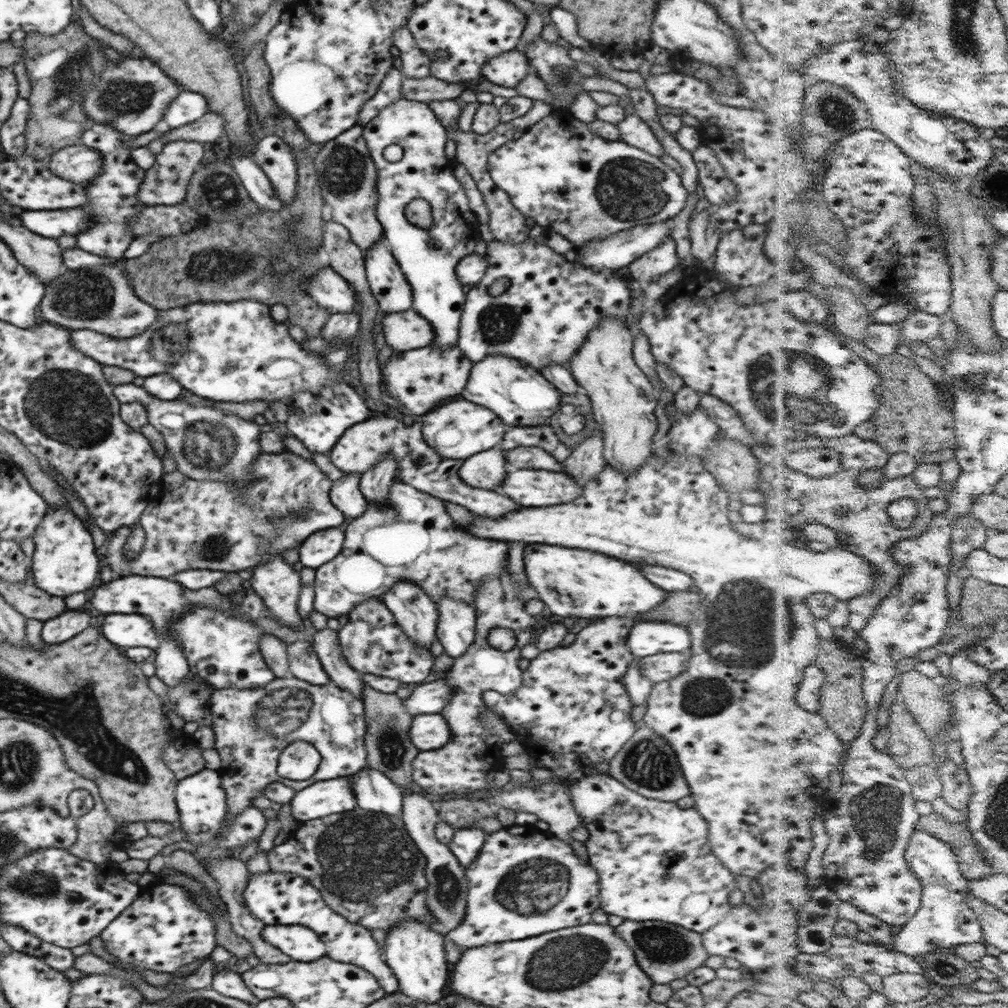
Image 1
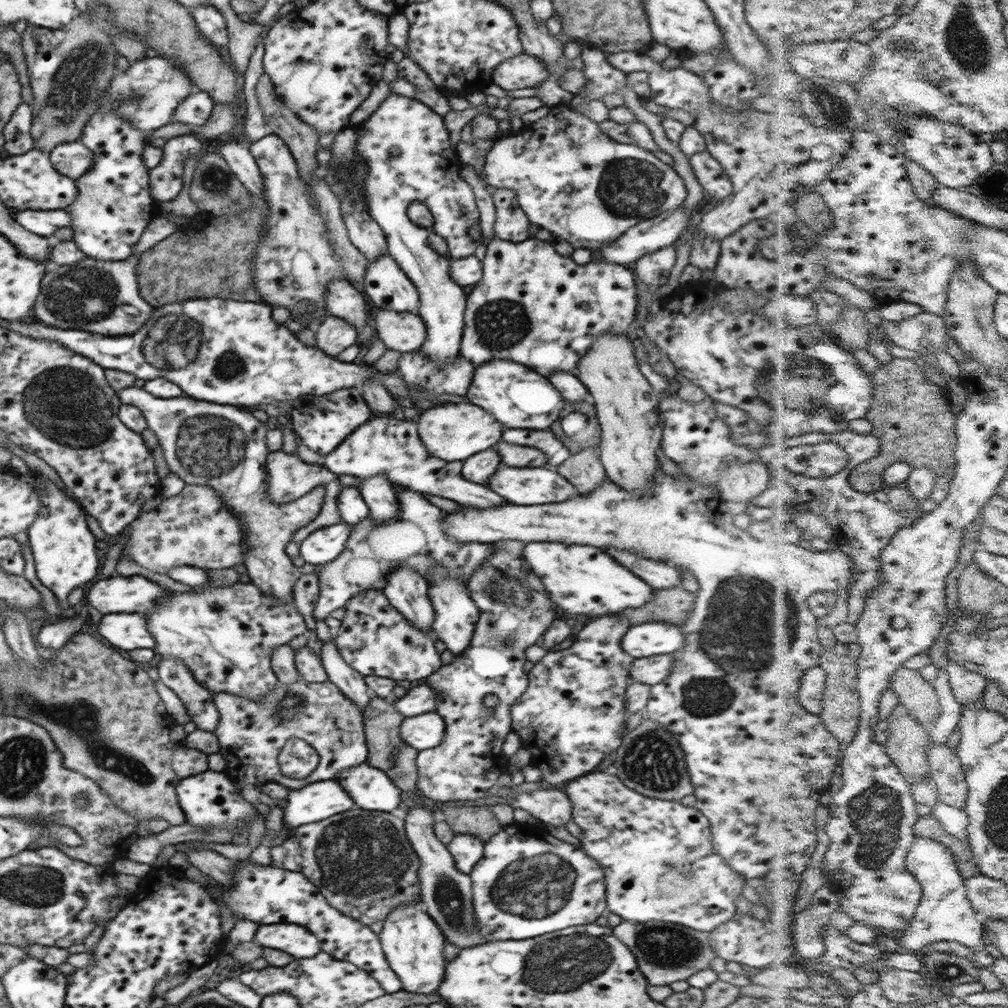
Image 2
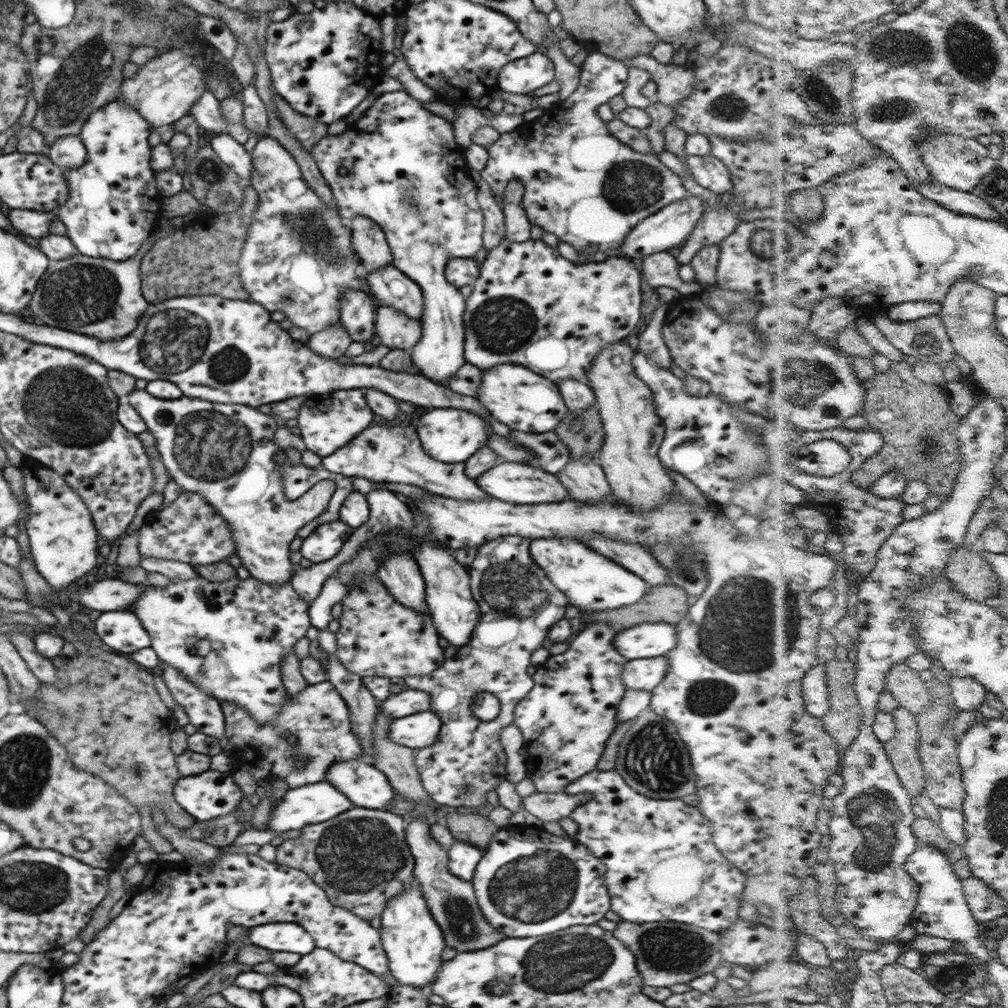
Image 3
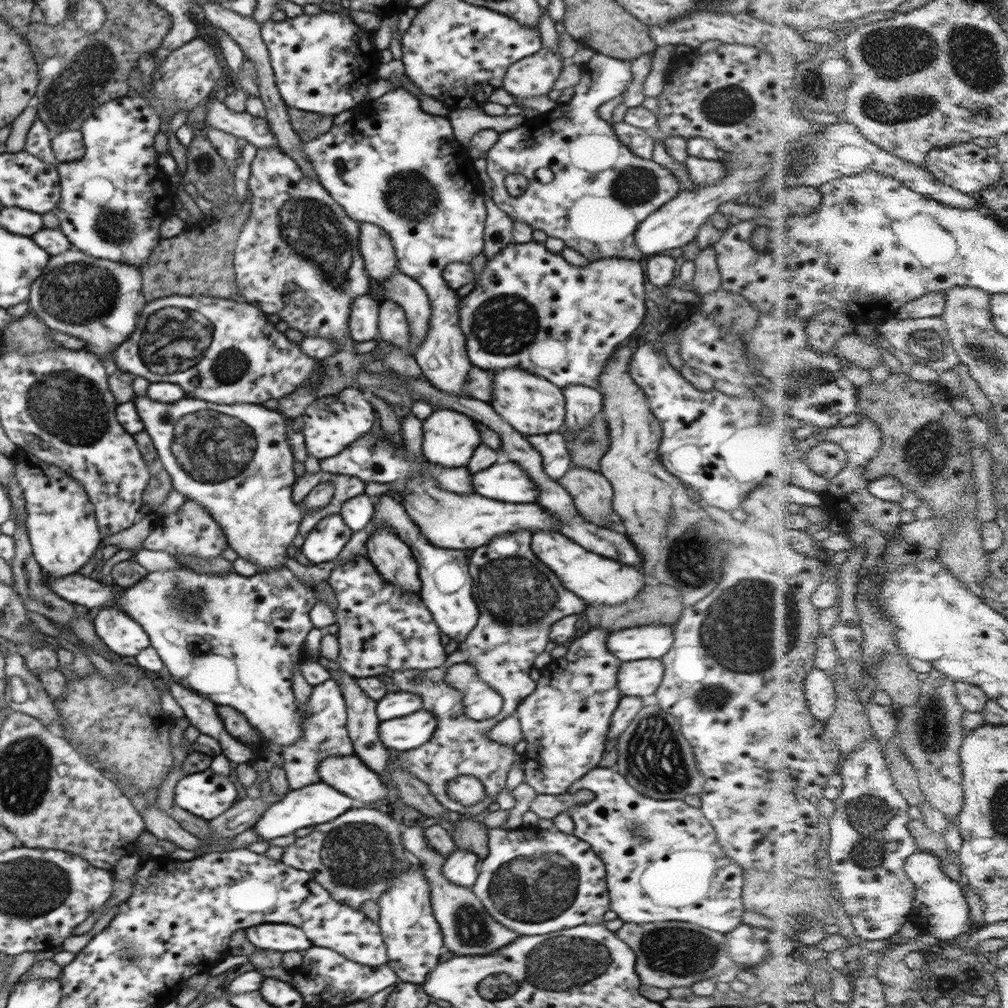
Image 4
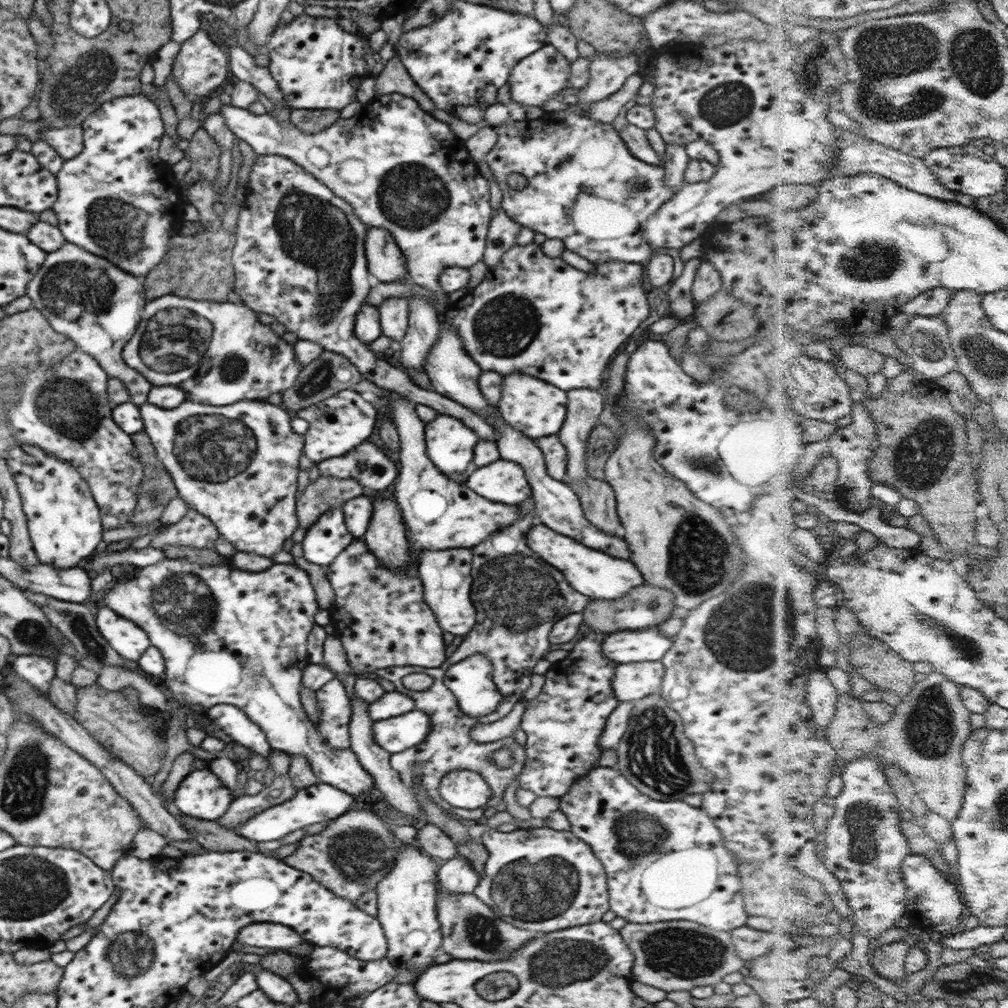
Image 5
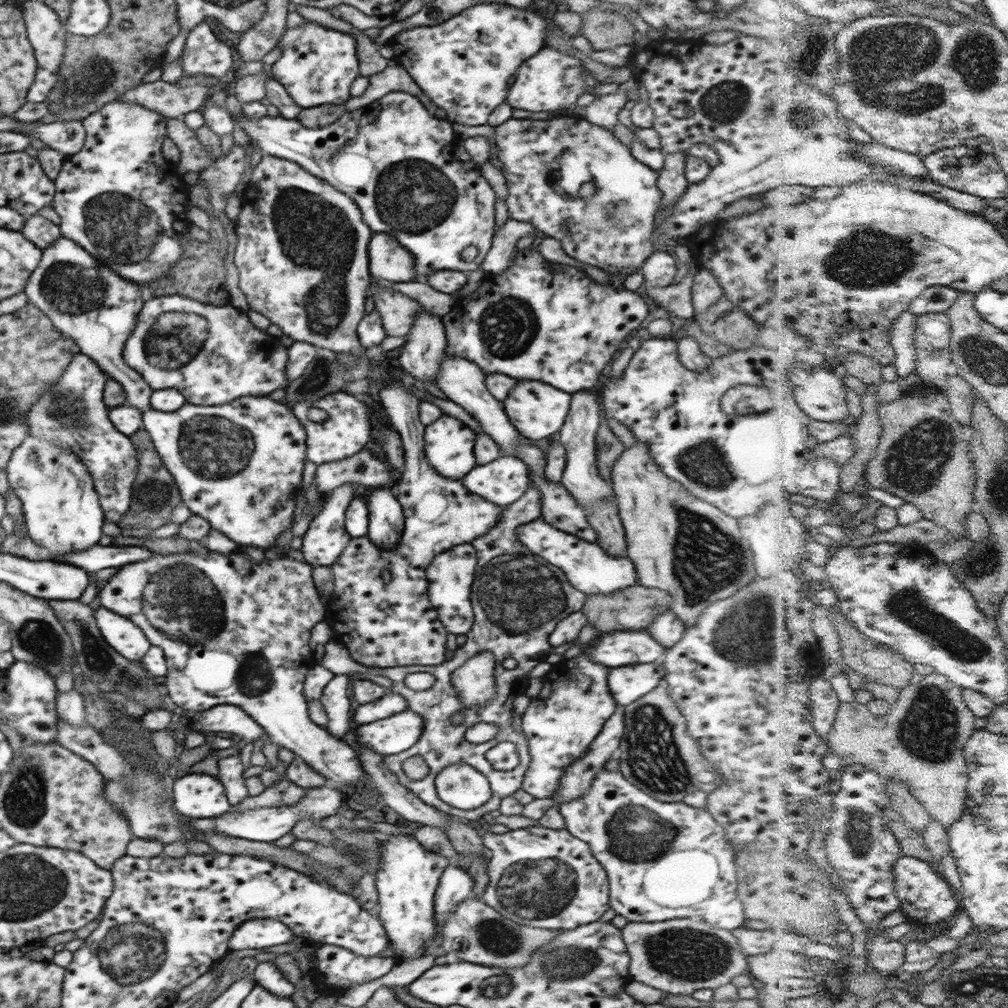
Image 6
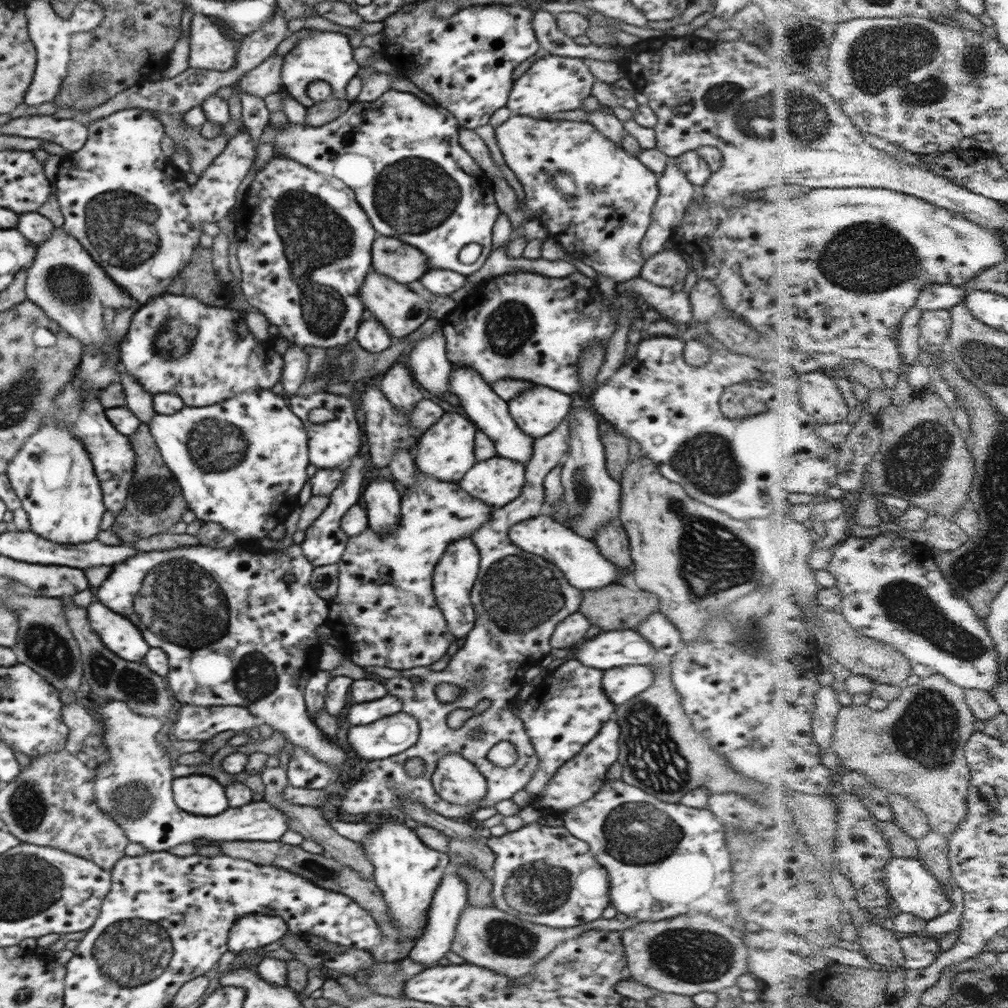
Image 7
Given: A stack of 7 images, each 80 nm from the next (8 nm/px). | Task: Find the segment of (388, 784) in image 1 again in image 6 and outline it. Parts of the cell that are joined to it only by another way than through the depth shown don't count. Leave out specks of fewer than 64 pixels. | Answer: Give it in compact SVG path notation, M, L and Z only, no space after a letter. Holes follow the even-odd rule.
M214 551L207 552L206 554L187 552L186 554L168 554L166 556L153 554L153 557L148 560L133 562L132 564L119 567L116 575L110 577L102 585L95 604L108 608L112 612L124 616L134 624L137 624L145 632L146 638L150 641L150 645L159 647L165 652L168 660L166 688L168 689L170 700L182 708L184 712L198 713L221 704L239 707L260 725L264 733L269 736L268 741L273 742L279 748L292 750L294 754L306 764L309 764L318 774L324 776L324 779L336 782L338 790L352 791L356 784L362 780L362 776L365 773L356 755L356 751L342 740L332 736L324 727L316 725L309 718L308 703L303 694L306 674L319 663L309 646L310 632L312 632L312 628L318 622L324 620L325 616L325 606L313 581L313 567L310 563L298 561L289 557L287 554L278 560L266 559L262 563L251 563L248 559L244 559L240 553L236 552L228 554L220 554Z

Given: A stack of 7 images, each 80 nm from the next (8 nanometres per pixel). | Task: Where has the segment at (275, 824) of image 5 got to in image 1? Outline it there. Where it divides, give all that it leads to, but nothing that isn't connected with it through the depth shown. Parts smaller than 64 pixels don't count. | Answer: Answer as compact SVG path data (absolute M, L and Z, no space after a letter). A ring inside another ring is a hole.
M340 777L314 783L295 792L290 803L292 816L299 825L343 813L357 807L357 800L350 788L350 778Z

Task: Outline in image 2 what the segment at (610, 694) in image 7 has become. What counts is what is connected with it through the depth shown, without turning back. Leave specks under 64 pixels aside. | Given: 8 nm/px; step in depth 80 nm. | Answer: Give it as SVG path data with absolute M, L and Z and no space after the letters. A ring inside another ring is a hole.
M671 654L635 659L630 665L629 679L652 687L664 681L673 669L674 656Z

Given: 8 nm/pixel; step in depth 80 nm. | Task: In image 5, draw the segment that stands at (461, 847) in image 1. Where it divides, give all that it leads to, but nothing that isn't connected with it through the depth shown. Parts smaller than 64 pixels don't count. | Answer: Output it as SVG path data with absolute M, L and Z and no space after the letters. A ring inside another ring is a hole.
M458 855L450 860L441 862L437 870L441 891L446 894L472 893L480 879L468 859Z

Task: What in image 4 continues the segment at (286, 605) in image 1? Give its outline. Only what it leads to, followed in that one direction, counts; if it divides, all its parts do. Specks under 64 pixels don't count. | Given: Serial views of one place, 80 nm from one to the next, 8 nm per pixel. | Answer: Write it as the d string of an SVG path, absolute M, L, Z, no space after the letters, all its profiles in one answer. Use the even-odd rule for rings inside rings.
M147 394L135 395L132 401L163 467L171 476L173 488L184 494L186 499L195 500L216 519L240 558L261 566L259 570L262 573L285 565L286 550L300 532L307 511L329 504L335 491L333 483L323 482L317 484L301 504L292 500L297 476L292 468L295 459L285 435L291 420L284 419L285 416L278 410L266 409L262 404L208 404L186 396L174 404L164 404L162 401L154 402Z

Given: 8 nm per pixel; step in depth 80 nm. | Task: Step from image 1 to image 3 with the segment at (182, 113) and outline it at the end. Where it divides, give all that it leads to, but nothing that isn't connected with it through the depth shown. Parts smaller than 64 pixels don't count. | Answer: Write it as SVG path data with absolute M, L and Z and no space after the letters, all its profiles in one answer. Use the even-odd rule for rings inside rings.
M206 90L197 98L195 105L190 107L187 114L191 114L199 127L213 133L222 133L227 129L227 120L221 113L219 100L212 92Z

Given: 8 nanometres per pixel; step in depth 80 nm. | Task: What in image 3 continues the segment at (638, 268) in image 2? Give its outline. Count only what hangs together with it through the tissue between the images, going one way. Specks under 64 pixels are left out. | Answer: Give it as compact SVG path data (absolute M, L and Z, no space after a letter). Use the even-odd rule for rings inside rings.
M668 251L657 252L643 257L641 278L650 286L670 287L674 293L689 296L703 292L703 287L695 280L684 282L679 277L680 263Z

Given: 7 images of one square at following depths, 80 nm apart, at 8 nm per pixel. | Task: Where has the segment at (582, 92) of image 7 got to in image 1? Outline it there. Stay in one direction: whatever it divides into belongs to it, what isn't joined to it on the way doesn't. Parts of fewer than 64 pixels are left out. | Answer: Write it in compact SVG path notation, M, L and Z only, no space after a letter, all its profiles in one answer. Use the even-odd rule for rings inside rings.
M512 50L500 53L493 59L487 60L481 68L482 74L490 82L515 88L515 86L528 74L531 64L520 51Z

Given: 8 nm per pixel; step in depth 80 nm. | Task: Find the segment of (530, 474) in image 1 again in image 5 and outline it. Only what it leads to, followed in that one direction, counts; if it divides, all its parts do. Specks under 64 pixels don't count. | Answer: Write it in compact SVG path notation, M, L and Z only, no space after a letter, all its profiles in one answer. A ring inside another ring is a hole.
M496 460L492 464L472 468L465 484L492 502L509 505L518 505L533 493L524 469L512 460Z

